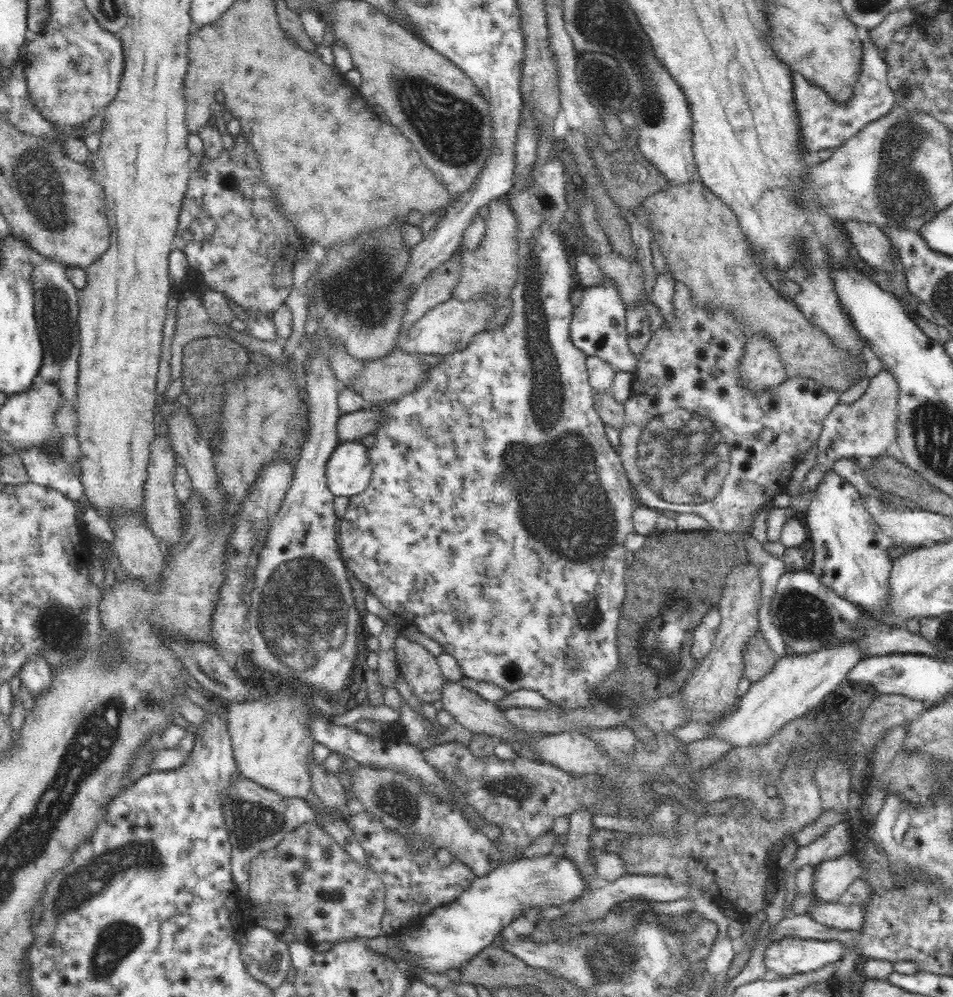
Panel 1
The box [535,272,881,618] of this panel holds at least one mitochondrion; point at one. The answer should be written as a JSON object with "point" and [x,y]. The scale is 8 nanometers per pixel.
{"point":[681,458]}

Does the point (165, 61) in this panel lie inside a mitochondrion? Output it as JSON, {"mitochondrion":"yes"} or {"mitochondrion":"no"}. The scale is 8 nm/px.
{"mitochondrion":"no"}

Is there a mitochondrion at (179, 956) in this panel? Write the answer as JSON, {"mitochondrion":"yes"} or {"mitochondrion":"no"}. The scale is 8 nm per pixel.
{"mitochondrion":"no"}

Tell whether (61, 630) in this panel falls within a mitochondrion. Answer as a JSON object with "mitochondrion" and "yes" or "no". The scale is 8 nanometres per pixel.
{"mitochondrion":"yes"}

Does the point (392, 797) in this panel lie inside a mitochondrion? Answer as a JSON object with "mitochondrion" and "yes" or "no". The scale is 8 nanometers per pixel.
{"mitochondrion":"yes"}

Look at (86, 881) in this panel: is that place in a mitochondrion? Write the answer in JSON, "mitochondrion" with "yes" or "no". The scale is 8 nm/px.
{"mitochondrion":"yes"}

